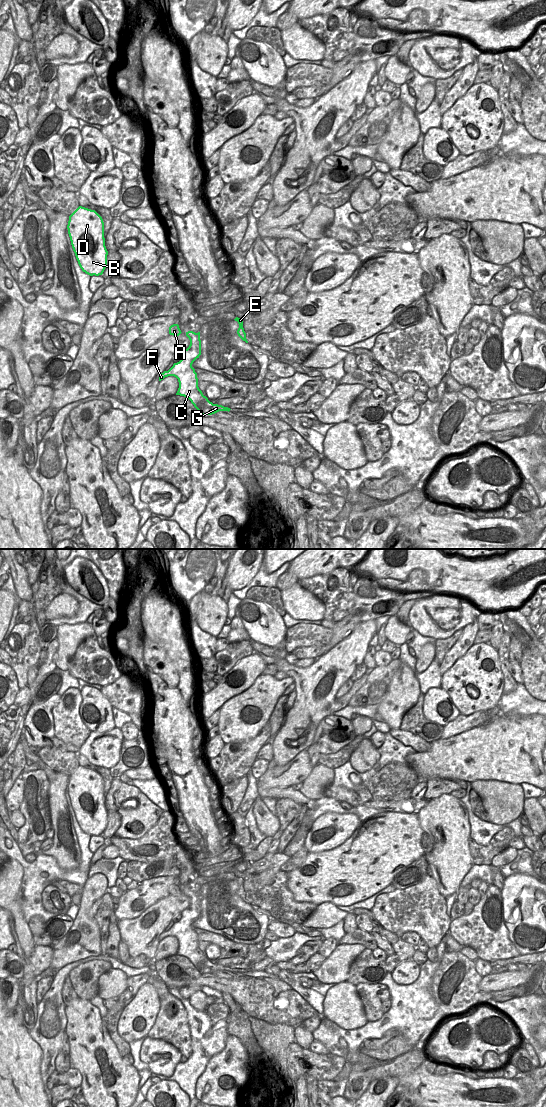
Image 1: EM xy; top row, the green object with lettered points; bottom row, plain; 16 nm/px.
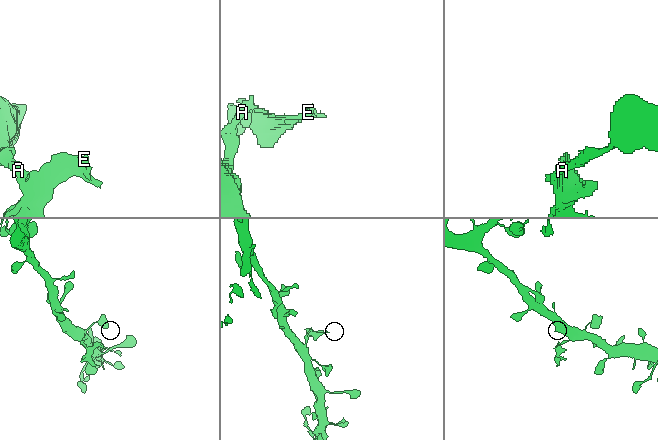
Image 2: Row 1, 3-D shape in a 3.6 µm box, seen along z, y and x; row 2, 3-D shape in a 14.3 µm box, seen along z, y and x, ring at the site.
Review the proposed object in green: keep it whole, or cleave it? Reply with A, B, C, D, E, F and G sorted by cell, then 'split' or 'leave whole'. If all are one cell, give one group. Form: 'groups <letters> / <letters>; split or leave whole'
groups A B C D E F G; leave whole

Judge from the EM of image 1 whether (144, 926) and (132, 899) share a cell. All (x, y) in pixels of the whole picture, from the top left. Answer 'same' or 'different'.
different

